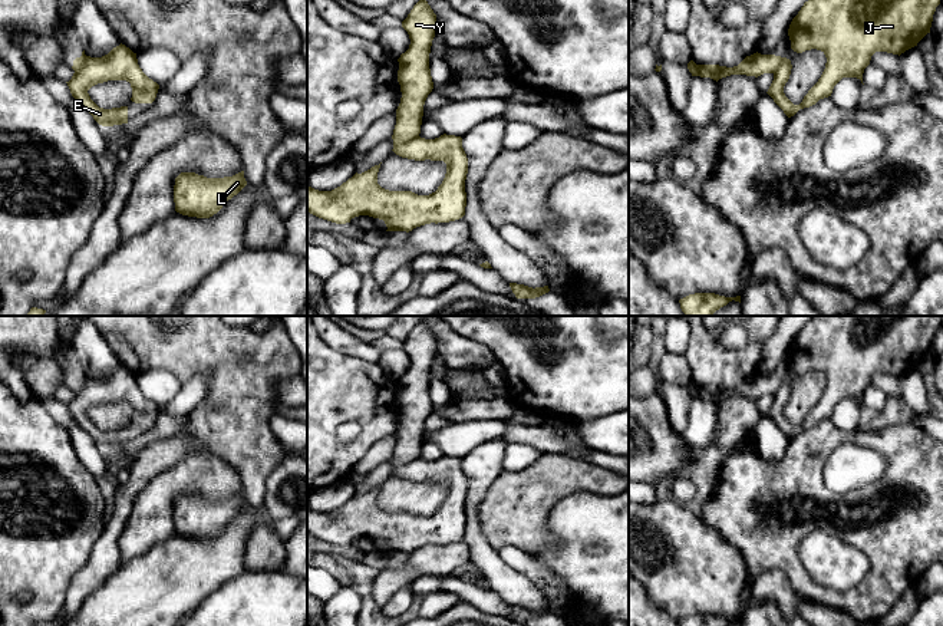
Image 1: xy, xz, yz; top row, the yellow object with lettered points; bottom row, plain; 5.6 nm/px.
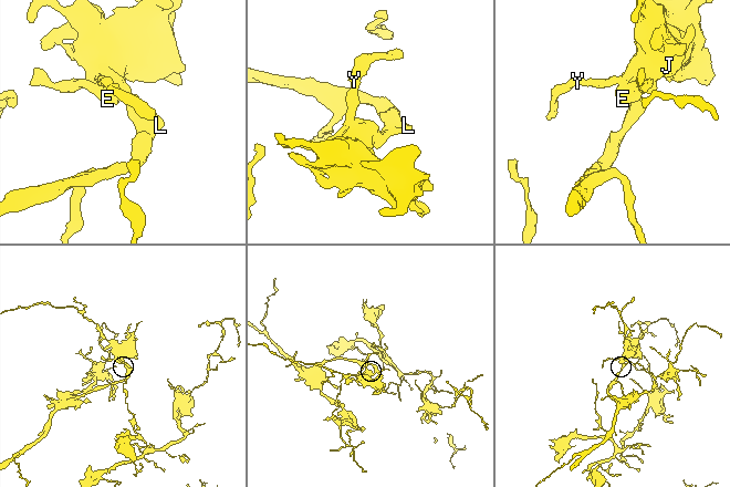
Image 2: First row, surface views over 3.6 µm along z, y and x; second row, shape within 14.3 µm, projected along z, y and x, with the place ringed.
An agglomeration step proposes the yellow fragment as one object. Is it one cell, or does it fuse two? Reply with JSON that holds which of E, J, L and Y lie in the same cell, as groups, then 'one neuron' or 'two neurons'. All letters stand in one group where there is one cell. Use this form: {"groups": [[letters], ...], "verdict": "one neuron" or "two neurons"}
{"groups": [["E", "J", "L"], ["Y"]], "verdict": "two neurons"}

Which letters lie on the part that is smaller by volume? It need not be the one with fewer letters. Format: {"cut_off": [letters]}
{"cut_off": ["Y"]}

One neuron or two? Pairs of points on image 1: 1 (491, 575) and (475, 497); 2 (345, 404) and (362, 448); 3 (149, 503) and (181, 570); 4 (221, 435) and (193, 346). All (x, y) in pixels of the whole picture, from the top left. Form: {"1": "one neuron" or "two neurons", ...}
{"1": "one neuron", "2": "one neuron", "3": "two neurons", "4": "one neuron"}

